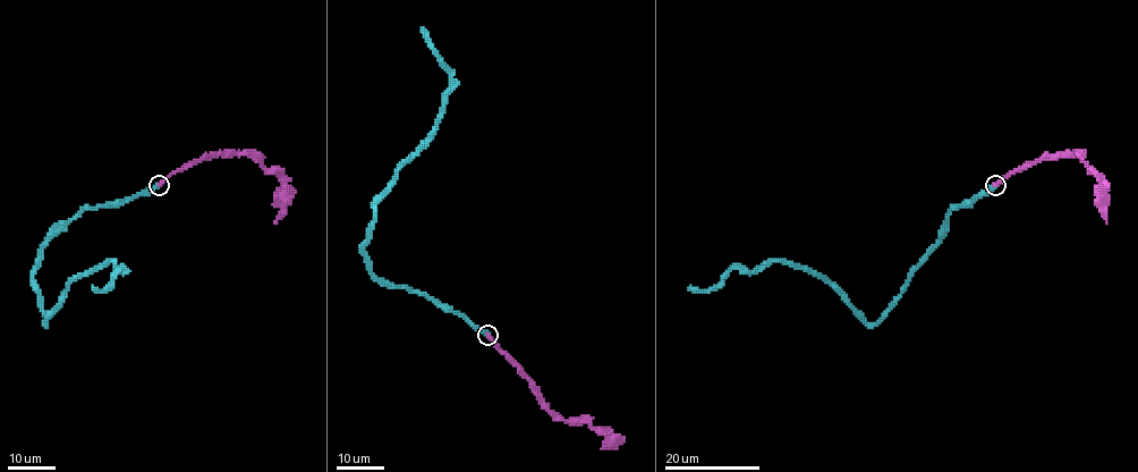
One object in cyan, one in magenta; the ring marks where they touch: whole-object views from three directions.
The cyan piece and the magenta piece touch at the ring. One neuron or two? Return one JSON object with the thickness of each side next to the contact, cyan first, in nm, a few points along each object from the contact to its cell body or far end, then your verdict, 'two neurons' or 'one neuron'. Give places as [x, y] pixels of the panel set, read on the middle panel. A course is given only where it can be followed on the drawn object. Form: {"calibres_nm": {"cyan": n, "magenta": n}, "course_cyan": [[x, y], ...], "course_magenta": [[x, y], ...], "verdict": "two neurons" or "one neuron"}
{"calibres_nm": {"cyan": 500, "magenta": 360}, "course_cyan": [[487, 335], [425, 295], [384, 285], [363, 252], [375, 201], [425, 140], [449, 92], [451, 72], [423, 26]], "course_magenta": [[487, 335], [550, 411], [563, 420], [587, 421], [610, 438], [612, 444], [602, 446]], "verdict": "one neuron"}

